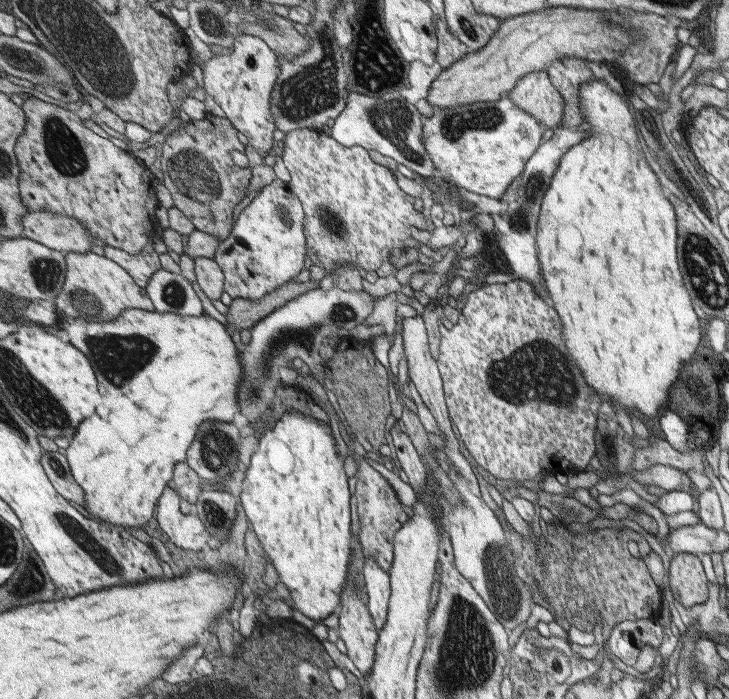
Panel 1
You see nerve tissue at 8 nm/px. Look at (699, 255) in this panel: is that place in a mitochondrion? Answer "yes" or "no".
yes

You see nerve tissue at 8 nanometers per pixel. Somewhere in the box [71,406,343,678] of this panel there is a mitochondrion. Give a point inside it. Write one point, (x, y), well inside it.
(217, 450)

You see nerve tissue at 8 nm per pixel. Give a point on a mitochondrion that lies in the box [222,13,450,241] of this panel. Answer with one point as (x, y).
(312, 91)

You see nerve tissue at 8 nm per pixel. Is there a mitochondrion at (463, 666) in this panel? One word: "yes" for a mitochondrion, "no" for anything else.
yes

